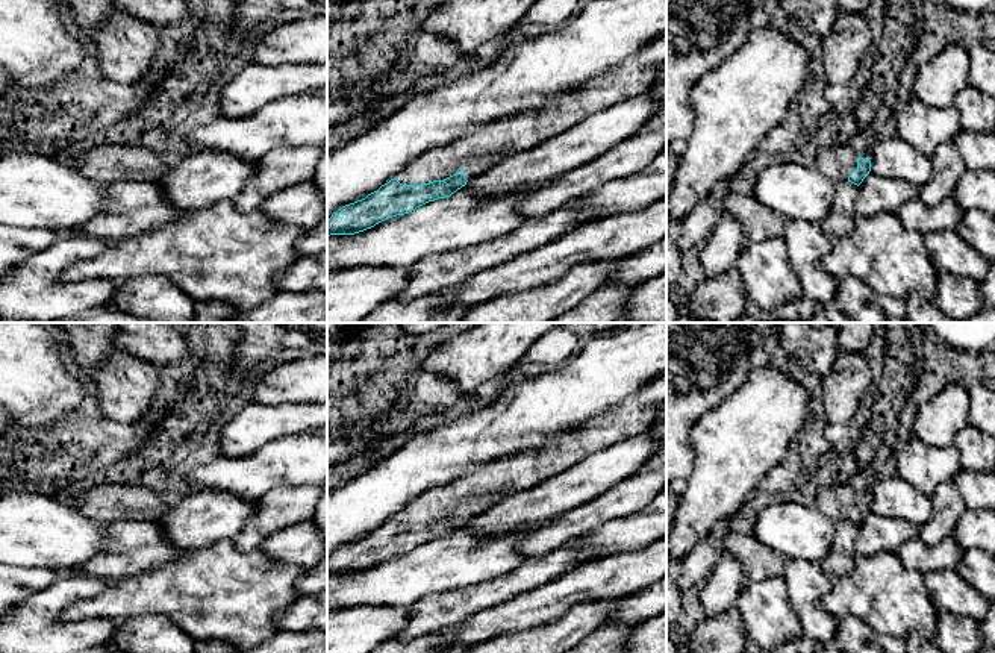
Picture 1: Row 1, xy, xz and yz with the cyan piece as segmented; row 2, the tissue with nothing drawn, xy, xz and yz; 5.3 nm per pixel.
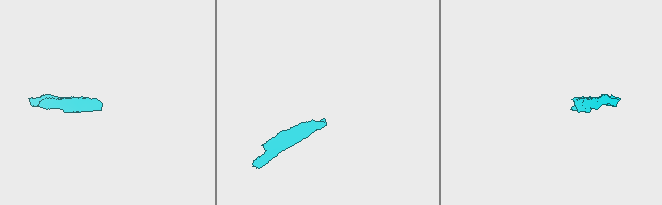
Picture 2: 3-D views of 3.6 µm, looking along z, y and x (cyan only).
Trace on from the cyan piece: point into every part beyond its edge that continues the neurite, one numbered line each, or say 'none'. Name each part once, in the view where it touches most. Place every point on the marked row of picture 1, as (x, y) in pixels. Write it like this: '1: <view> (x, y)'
1: xz (482, 149)

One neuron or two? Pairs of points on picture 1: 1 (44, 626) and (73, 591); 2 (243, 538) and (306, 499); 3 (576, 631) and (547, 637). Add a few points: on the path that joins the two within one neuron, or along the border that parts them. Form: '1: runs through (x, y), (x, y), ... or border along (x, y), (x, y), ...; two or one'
1: runs through (44, 617), (64, 597); one
2: runs through (258, 529), (279, 508), (291, 505); one
3: runs through (568, 631), (555, 637); one

